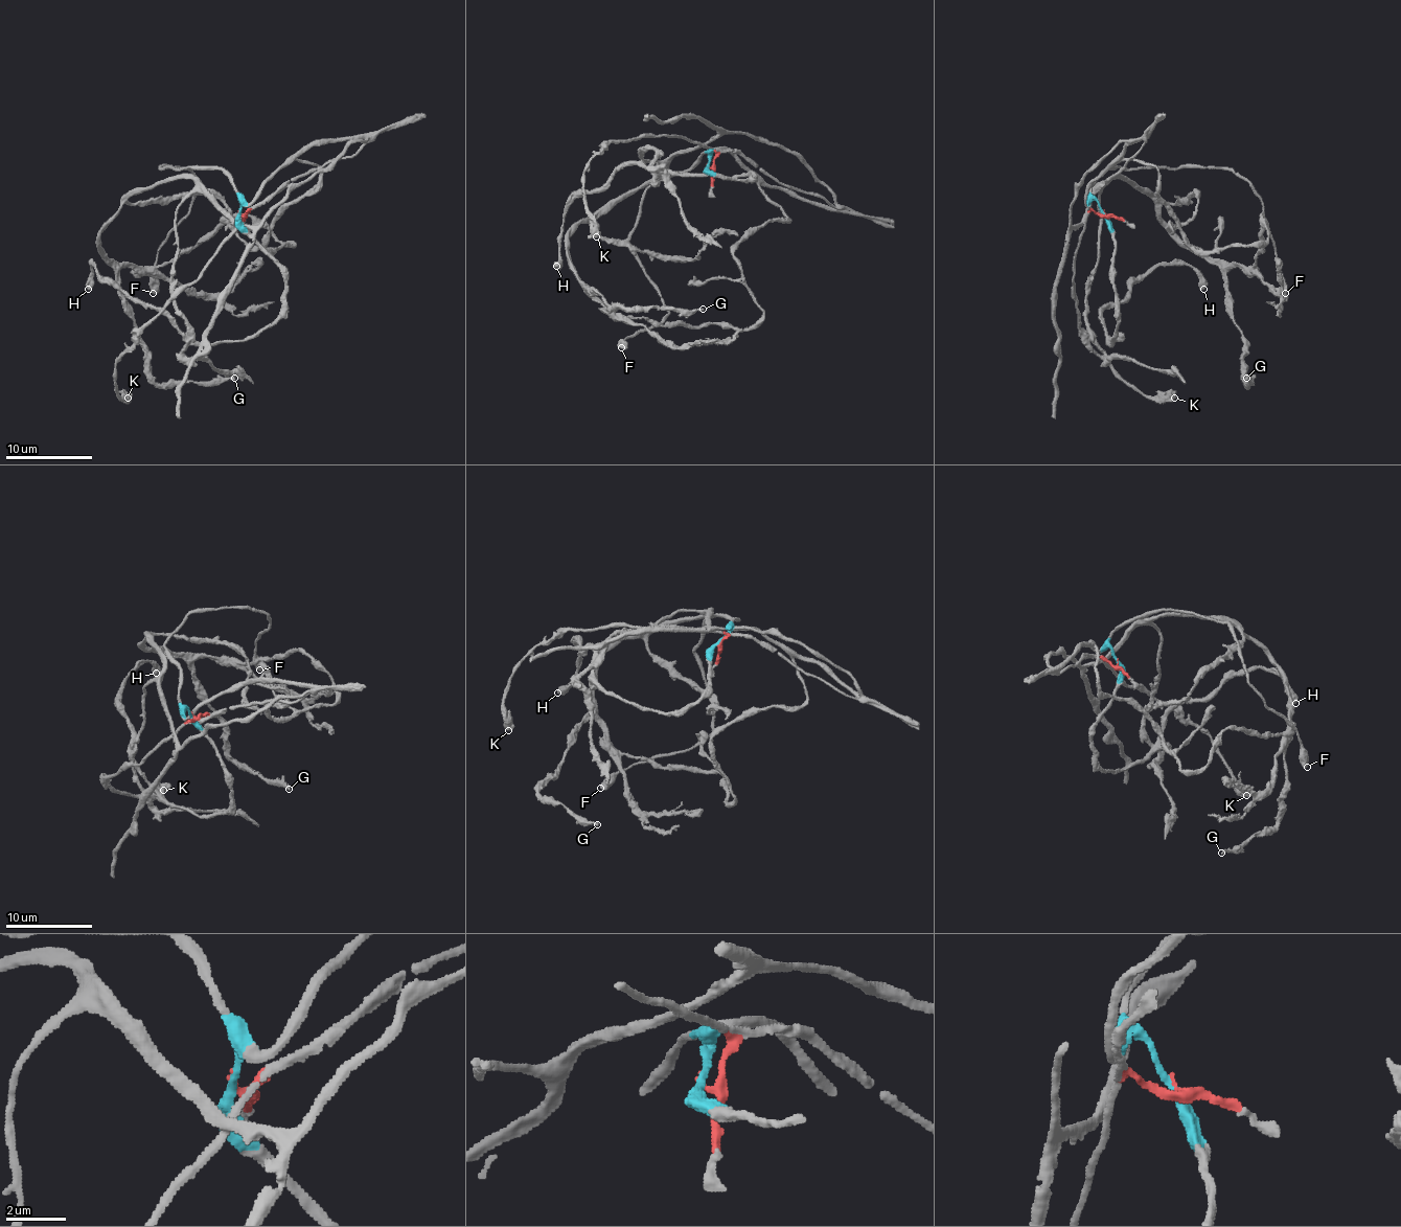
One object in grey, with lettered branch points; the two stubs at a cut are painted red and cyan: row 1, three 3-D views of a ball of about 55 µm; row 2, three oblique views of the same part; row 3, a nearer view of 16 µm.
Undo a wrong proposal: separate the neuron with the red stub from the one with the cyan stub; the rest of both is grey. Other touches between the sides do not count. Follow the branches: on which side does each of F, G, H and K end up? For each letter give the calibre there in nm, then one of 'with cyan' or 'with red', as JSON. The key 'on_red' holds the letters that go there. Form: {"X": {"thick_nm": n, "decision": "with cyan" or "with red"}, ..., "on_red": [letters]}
{"F": {"thick_nm": 500, "decision": "with cyan"}, "G": {"thick_nm": 220, "decision": "with red"}, "H": {"thick_nm": 600, "decision": "with cyan"}, "K": {"thick_nm": 700, "decision": "with red"}, "on_red": ["G", "K"]}

